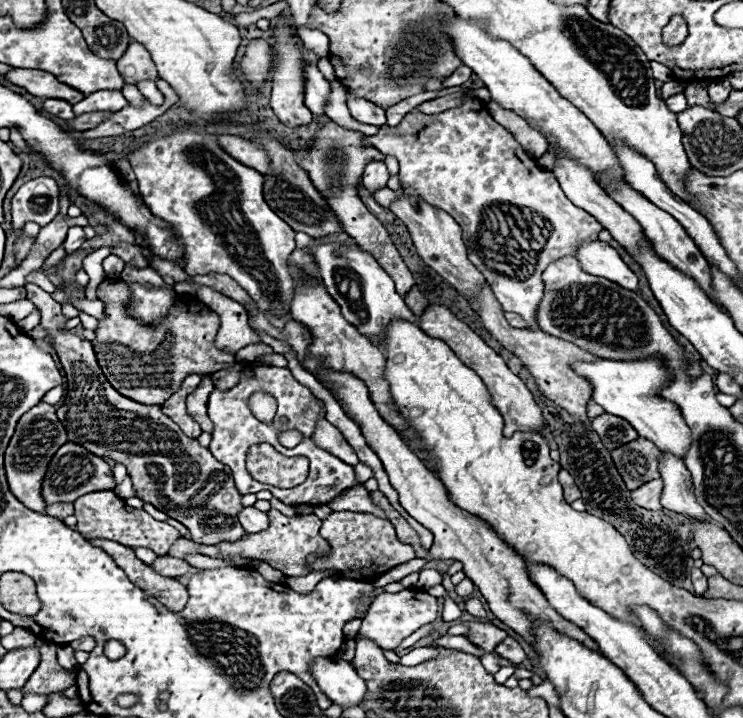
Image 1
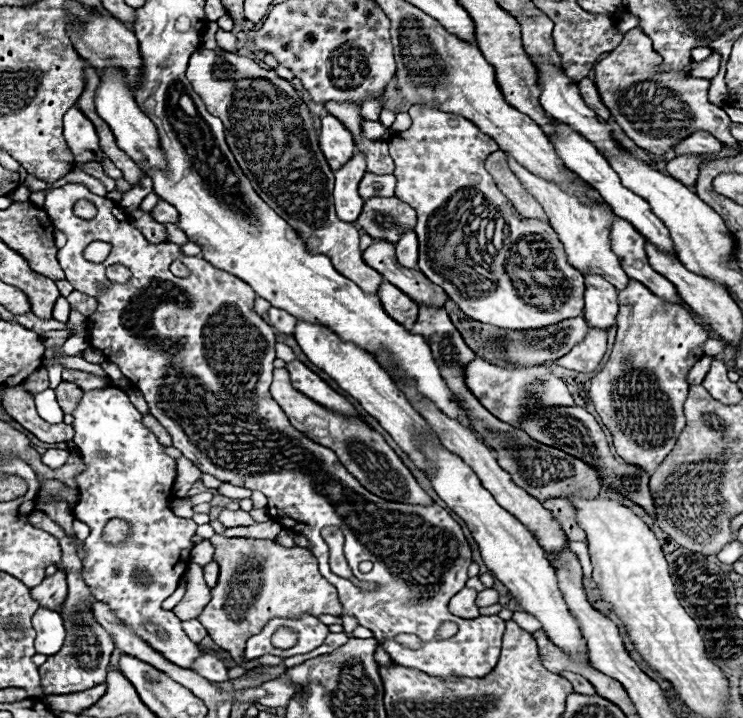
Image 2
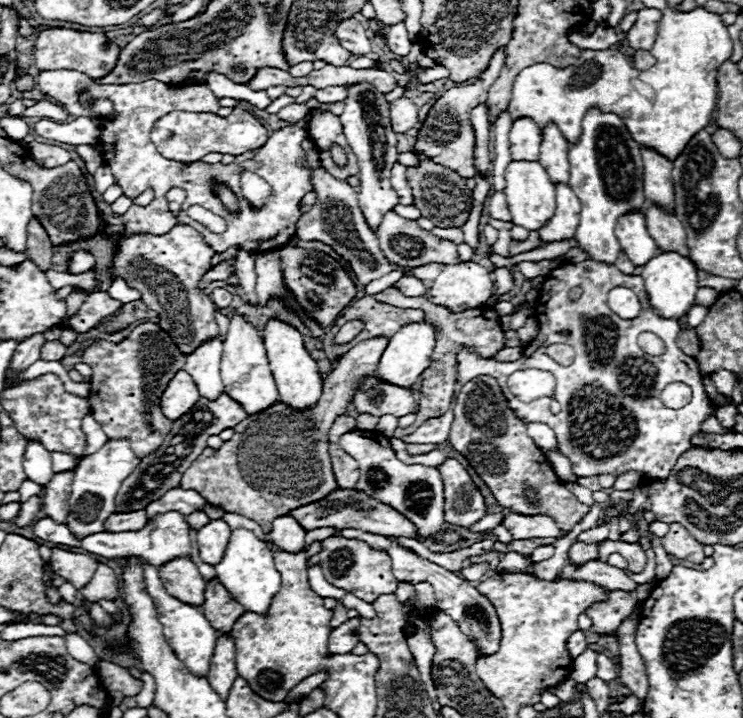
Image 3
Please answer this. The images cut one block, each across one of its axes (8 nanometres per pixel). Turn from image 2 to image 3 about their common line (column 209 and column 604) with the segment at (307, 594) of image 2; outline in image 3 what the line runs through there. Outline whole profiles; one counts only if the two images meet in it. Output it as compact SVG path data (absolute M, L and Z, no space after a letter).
M652 578L652 582L644 582L642 586L638 586L634 592L622 592L622 590L614 590L610 592L610 600L602 602L602 604L594 604L592 608L586 610L586 614L592 618L592 632L598 634L608 634L614 628L620 626L620 622L632 612L634 604L646 596L650 596L652 588L658 584L656 578Z

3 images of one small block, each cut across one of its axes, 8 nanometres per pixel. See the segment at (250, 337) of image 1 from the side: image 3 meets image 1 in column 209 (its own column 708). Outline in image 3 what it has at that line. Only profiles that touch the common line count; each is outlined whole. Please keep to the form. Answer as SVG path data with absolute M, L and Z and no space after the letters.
M700 288L698 294L696 294L696 302L698 304L704 304L704 306L714 304L716 298L718 298L718 292L714 288Z

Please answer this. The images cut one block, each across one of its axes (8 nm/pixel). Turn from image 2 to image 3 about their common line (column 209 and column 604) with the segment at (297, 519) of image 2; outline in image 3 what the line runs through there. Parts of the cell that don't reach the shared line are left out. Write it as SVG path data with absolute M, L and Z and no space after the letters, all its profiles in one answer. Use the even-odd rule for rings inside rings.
M662 252L662 254L654 256L652 260L648 260L644 264L642 276L636 276L636 274L622 274L612 264L602 264L602 262L596 262L596 260L584 260L580 264L562 264L562 266L554 268L546 276L546 280L550 280L550 282L542 282L540 298L538 298L538 306L536 306L536 320L540 324L540 330L538 330L538 336L524 348L522 358L516 360L516 362L496 362L492 358L478 358L476 354L470 354L468 350L462 350L458 354L460 370L458 370L458 380L456 380L456 388L454 388L454 398L466 382L470 382L474 376L480 376L480 374L494 376L498 382L508 382L508 376L512 372L518 372L518 370L526 370L526 368L548 370L556 378L554 398L562 404L560 416L550 414L550 398L542 398L542 400L534 400L534 402L520 402L520 400L516 400L516 396L508 394L508 402L510 402L512 410L516 412L516 416L522 422L526 422L526 424L528 422L546 422L546 424L552 426L552 430L556 432L556 438L558 438L560 452L564 452L570 458L570 462L574 466L574 472L578 476L622 474L626 470L640 470L642 472L642 482L668 478L668 474L674 468L678 456L684 450L692 448L690 436L700 432L700 422L712 412L708 396L706 396L704 386L702 386L702 374L698 370L696 360L692 356L686 356L684 352L680 352L680 348L676 346L676 338L678 338L678 332L680 332L680 320L666 320L666 318L682 318L692 308L694 296L696 296L696 290L698 290L698 268L696 268L696 264L688 256L680 256L678 252ZM572 286L582 286L584 288L584 292L578 300L572 300L568 296ZM614 286L634 288L634 292L640 296L642 308L648 308L648 318L632 318L632 320L618 318L608 308L608 302L606 302L606 296ZM644 286L646 286L646 290L644 290ZM646 294L648 294L650 304L646 300ZM560 330L568 330L570 334L562 336L562 334L558 334ZM642 332L654 332L658 338L662 338L662 342L666 344L666 352L662 356L648 356L646 352L642 352L642 348L636 342L638 334L642 334ZM550 344L568 344L568 346L572 346L576 350L574 364L560 366L554 360L550 360L550 356L546 354L546 348ZM672 382L684 382L692 388L692 400L684 408L672 410L672 408L666 408L660 400L662 390Z

